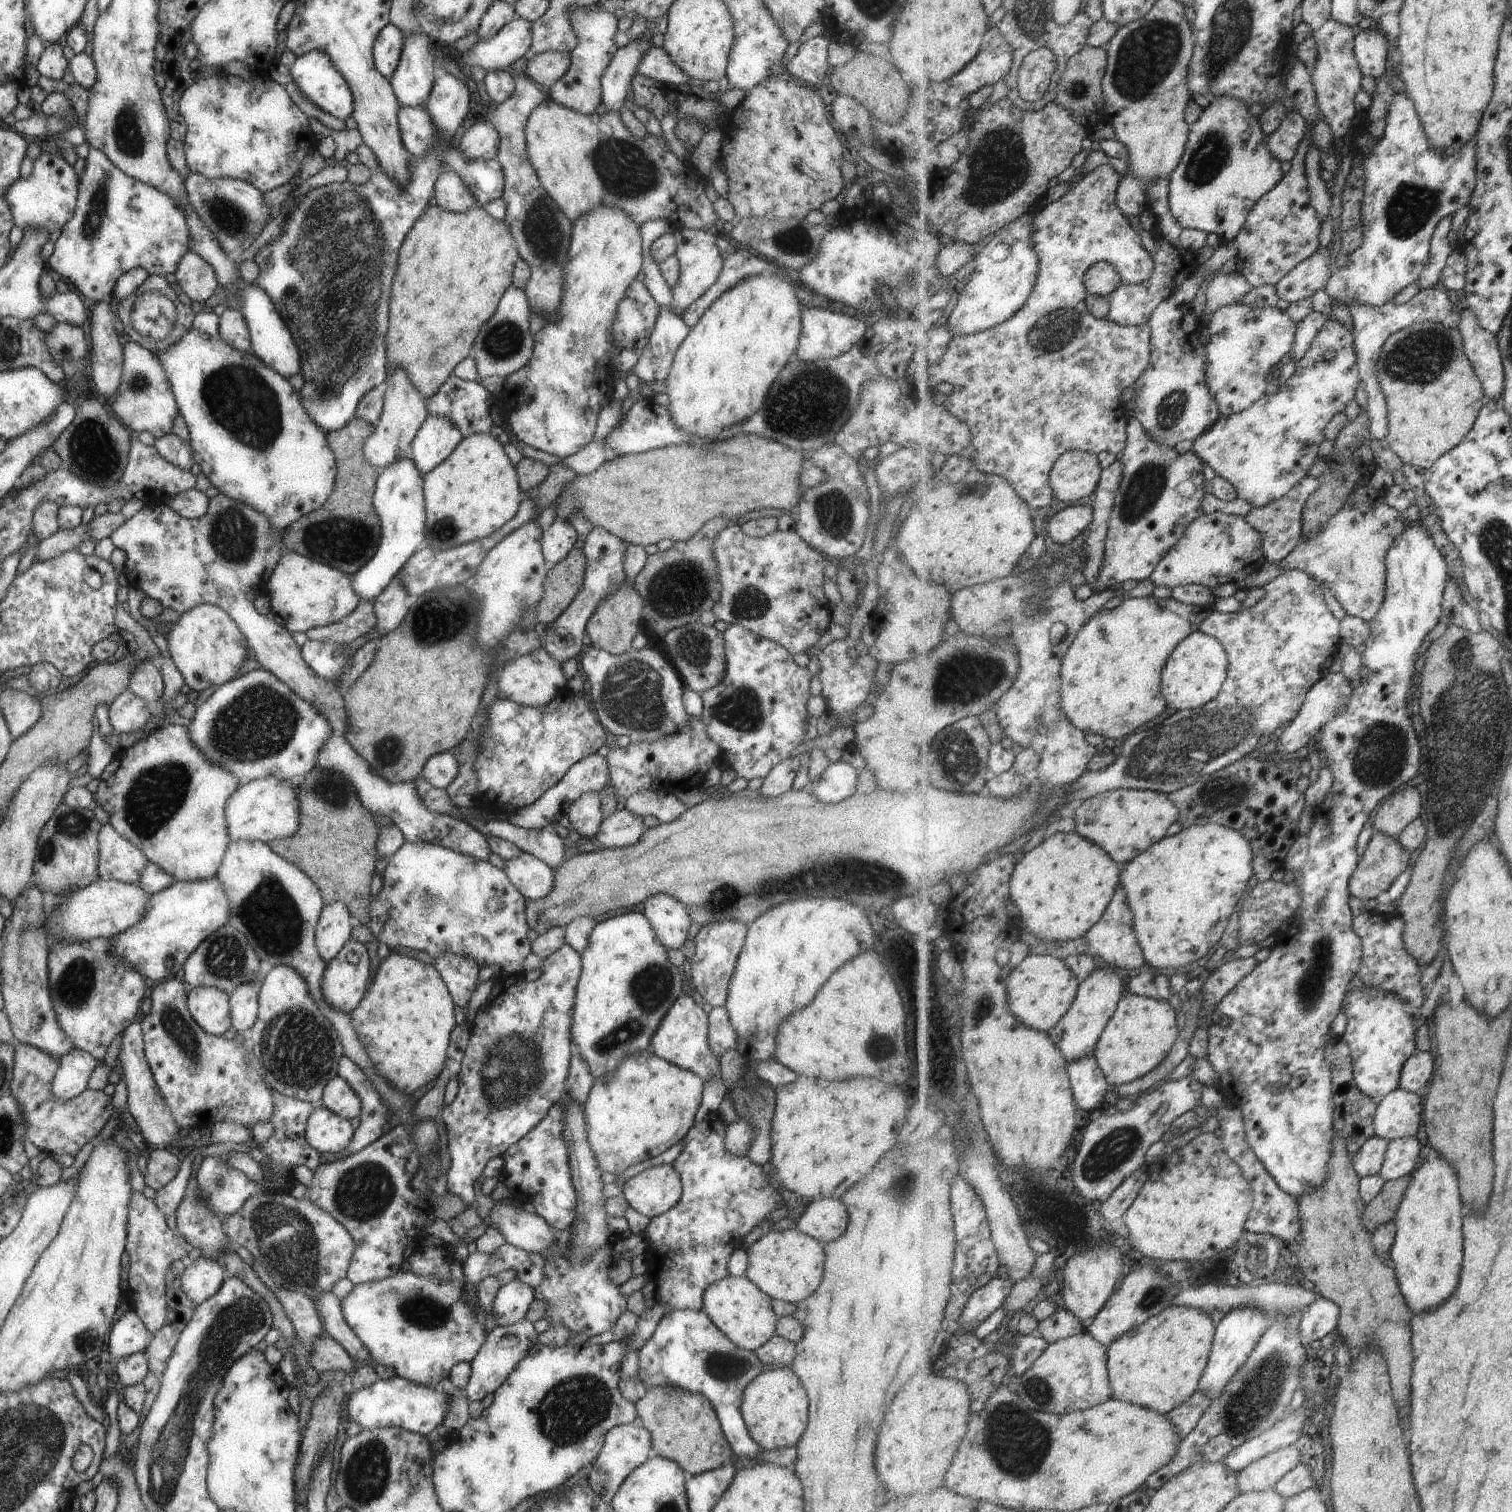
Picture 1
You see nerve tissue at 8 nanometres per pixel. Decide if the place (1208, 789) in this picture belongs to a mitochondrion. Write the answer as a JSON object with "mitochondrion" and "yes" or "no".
{"mitochondrion":"yes"}

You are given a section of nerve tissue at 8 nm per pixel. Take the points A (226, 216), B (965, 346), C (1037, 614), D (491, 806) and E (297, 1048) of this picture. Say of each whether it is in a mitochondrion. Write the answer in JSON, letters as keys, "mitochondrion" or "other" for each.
{"A":"mitochondrion","B":"other","C":"mitochondrion","D":"other","E":"mitochondrion"}

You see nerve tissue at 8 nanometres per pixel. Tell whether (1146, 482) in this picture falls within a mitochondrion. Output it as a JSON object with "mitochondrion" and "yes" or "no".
{"mitochondrion":"yes"}

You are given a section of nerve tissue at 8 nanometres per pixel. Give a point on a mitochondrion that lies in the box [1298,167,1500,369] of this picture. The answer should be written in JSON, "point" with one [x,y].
{"point":[1411,206]}

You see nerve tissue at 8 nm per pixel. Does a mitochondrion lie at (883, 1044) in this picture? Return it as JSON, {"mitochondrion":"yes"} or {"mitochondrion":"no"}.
{"mitochondrion":"yes"}

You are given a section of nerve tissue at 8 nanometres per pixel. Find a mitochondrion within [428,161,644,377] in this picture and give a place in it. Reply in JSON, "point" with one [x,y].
{"point":[542,229]}

